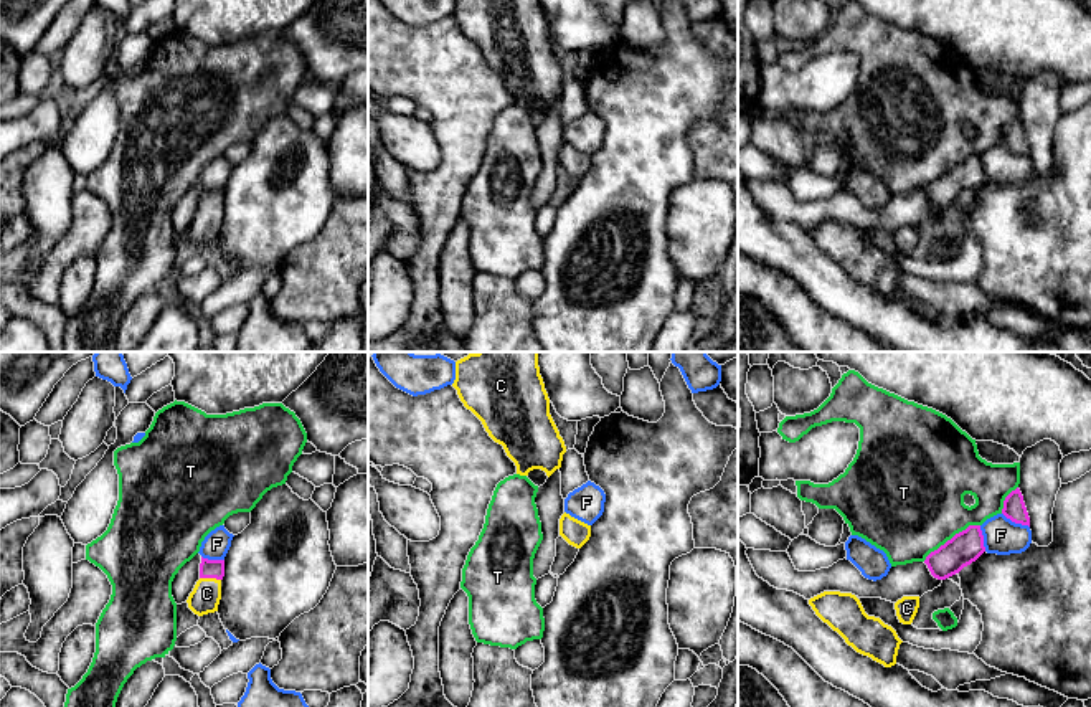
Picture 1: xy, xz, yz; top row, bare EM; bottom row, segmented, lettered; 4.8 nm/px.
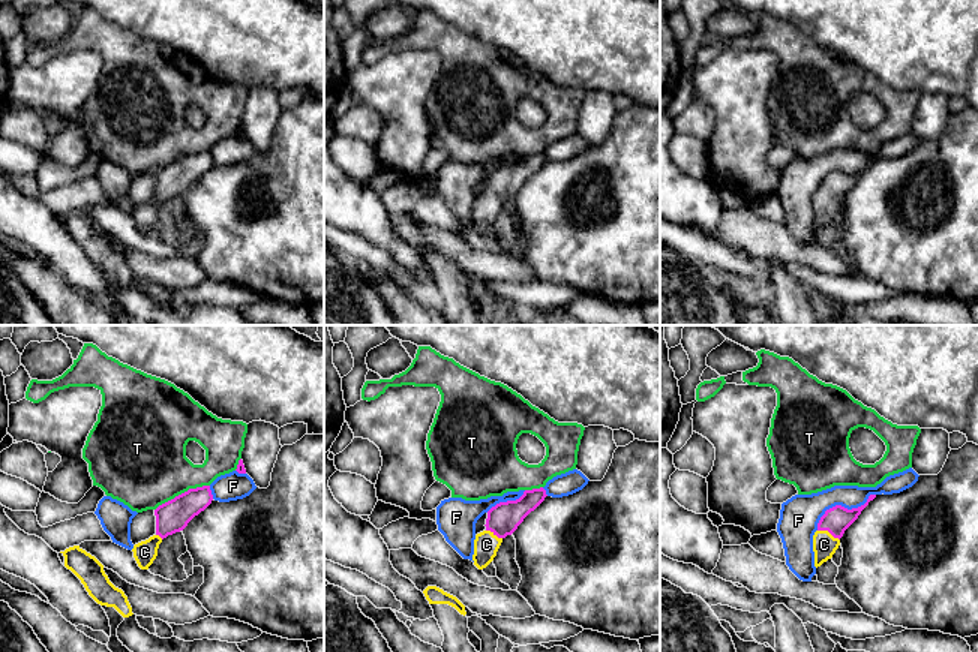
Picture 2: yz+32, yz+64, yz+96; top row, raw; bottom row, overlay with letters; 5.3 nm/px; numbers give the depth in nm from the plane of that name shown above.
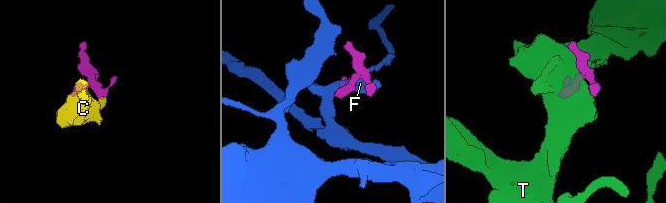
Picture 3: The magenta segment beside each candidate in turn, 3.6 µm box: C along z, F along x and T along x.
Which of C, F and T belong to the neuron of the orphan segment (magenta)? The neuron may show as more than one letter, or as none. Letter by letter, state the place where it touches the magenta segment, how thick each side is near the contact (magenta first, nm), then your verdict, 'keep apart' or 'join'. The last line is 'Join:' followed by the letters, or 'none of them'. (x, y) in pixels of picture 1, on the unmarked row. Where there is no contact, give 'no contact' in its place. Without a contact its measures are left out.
C: xy (210, 207) | 100/140 nm | join
F: yz (1015, 152) | 110/180 nm | keep apart
T: yz (953, 167) | 160/480 nm | keep apart
Join: C

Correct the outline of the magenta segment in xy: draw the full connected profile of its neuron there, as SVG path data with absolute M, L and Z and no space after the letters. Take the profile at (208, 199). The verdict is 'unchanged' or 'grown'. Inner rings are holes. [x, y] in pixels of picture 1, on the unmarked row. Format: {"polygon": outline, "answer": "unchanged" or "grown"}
{"polygon": "M201 187L200 210L187 230L188 238L195 244L203 246L218 241L223 206L224 190L208 190Z", "answer": "grown"}

